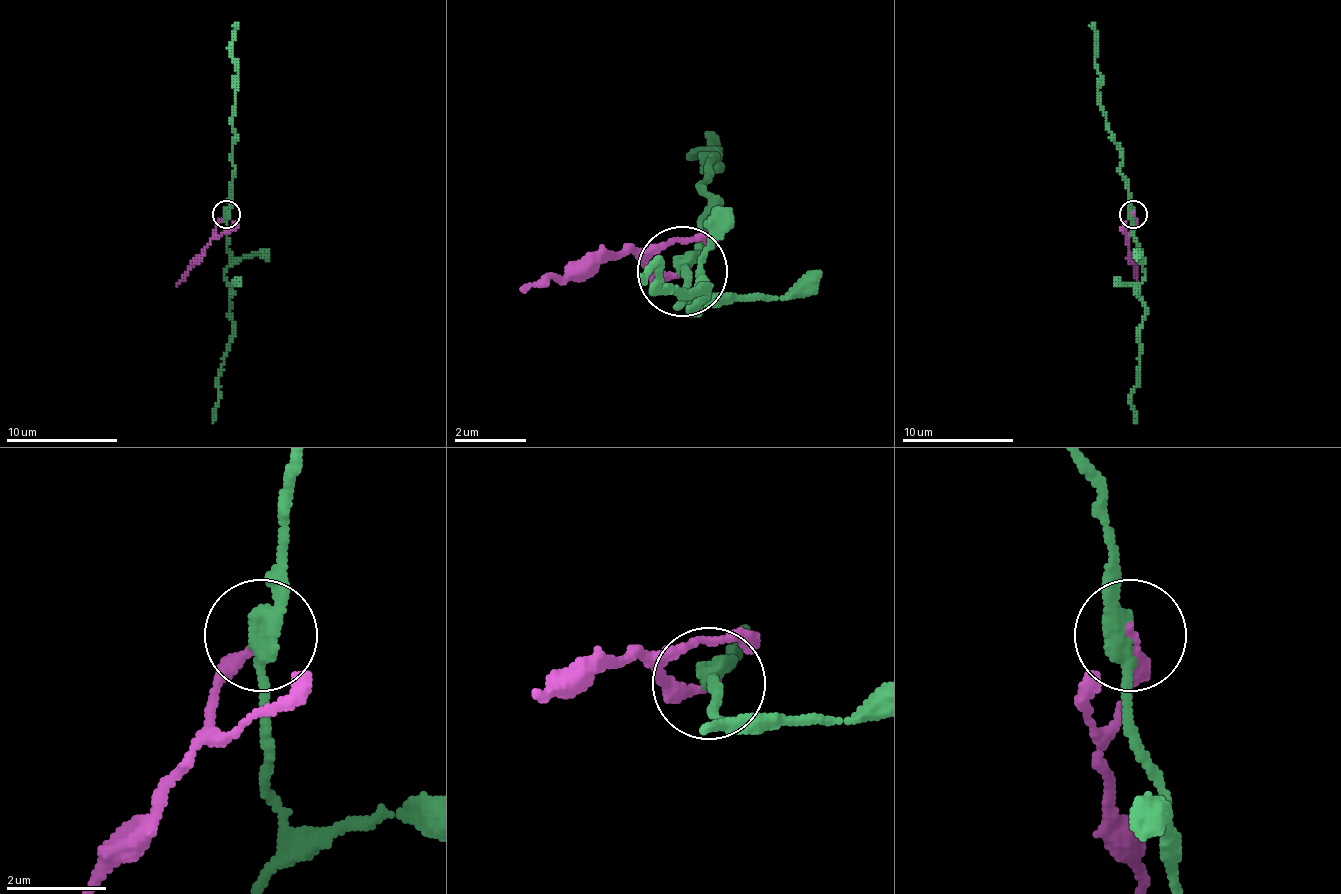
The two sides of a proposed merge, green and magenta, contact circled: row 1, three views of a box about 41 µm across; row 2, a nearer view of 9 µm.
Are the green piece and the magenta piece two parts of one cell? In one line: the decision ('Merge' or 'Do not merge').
Do not merge

